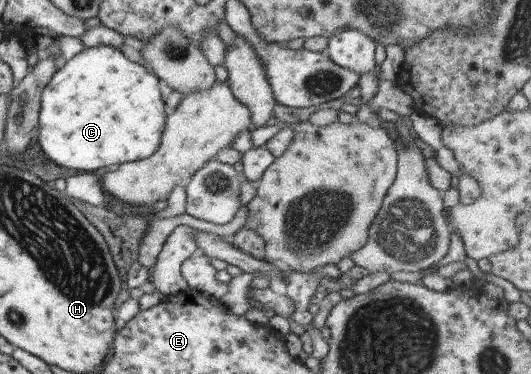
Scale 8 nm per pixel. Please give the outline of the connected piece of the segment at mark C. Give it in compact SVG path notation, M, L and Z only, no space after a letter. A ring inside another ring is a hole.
M98 45L84 48L55 70L40 95L37 143L56 165L79 172L121 165L150 156L159 147L166 120L157 86L158 77L146 66L129 61L121 50Z

